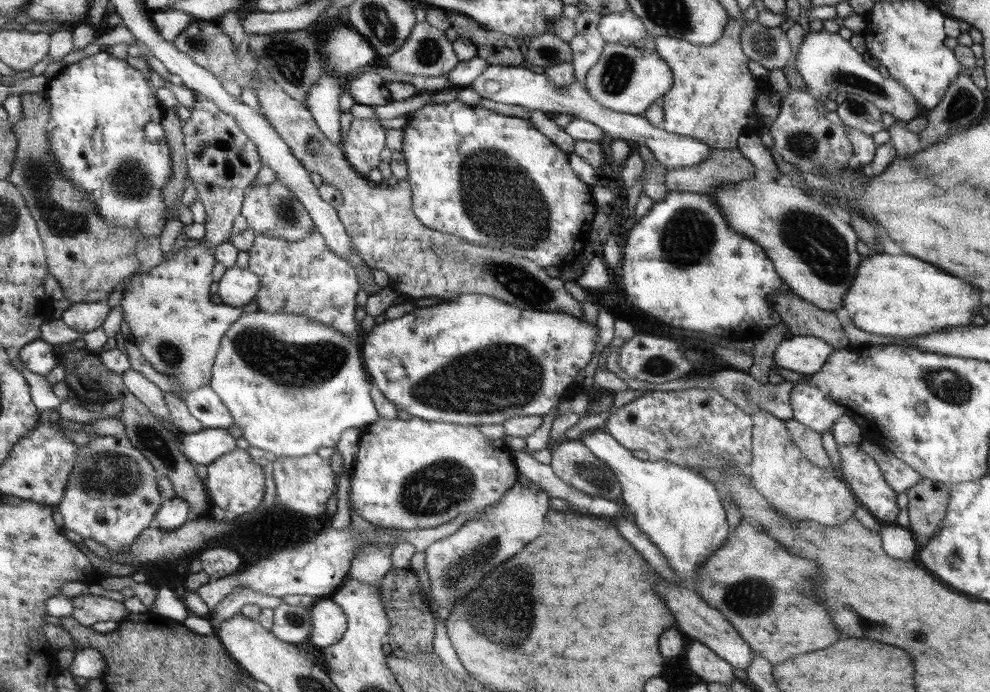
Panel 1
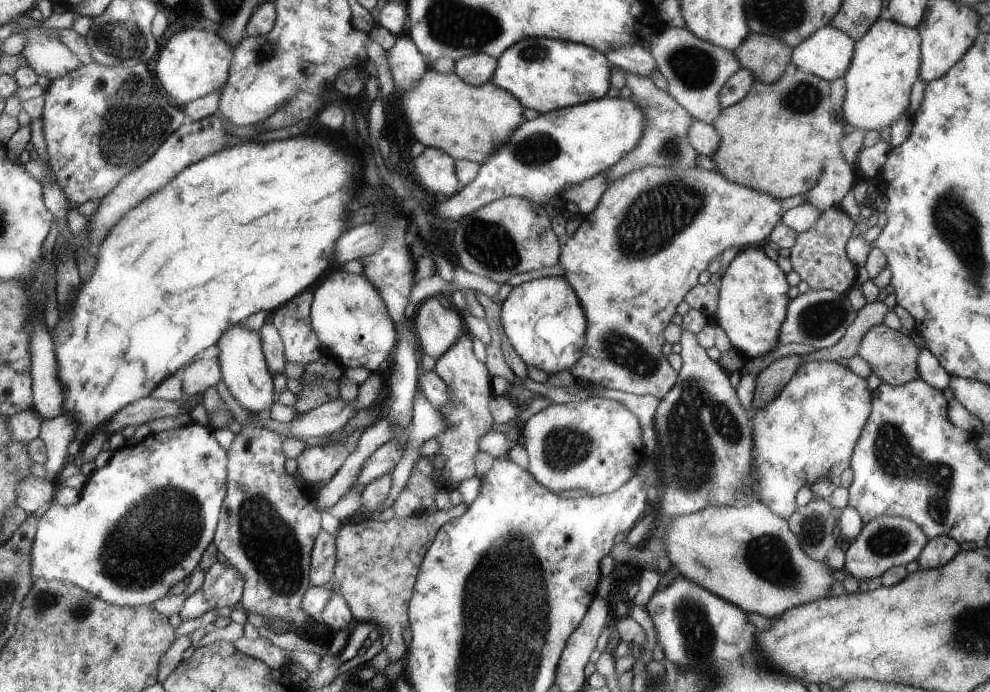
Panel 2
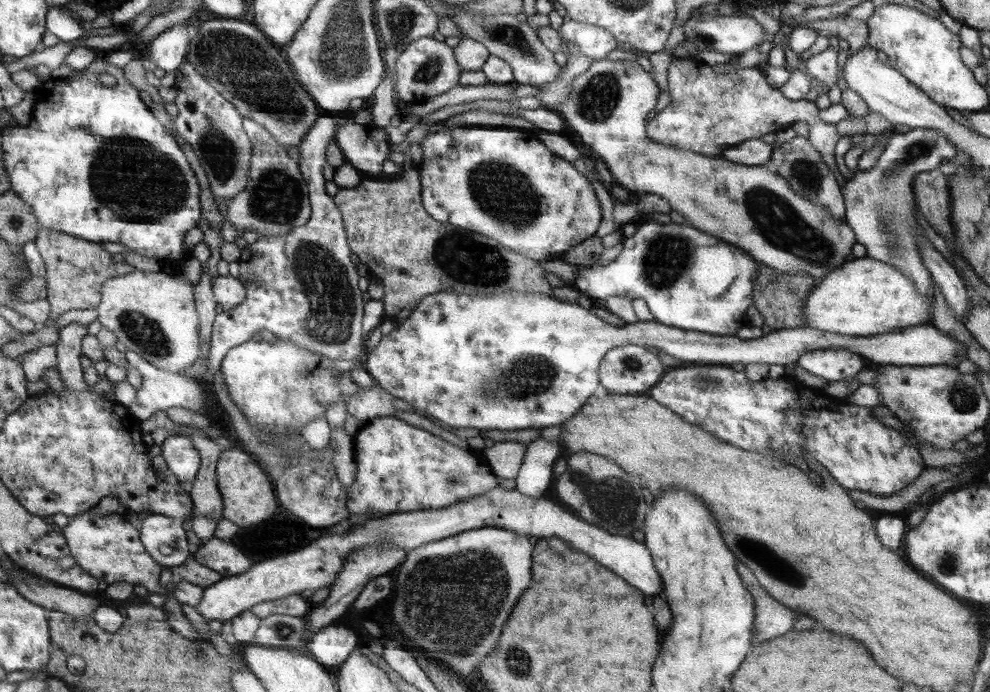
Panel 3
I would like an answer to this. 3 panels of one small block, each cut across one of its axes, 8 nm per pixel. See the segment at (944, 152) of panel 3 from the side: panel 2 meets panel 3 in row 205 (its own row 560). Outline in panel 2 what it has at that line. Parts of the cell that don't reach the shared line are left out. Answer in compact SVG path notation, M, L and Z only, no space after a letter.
M878 516L876 519L864 523L860 534L850 543L847 552L846 574L863 581L882 576L892 567L907 565L917 560L929 538L918 524L904 516Z

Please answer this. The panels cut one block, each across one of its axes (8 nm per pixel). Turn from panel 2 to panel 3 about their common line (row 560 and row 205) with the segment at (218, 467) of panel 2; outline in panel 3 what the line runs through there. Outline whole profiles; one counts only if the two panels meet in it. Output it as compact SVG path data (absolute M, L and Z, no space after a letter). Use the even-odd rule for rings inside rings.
M101 55L94 60L88 68L82 69L79 75L63 78L50 78L48 81L36 86L32 93L35 95L34 110L29 126L18 126L18 128L4 128L5 140L3 146L6 152L7 171L11 175L13 190L21 195L30 205L36 214L39 224L42 227L53 231L64 231L65 233L76 235L78 238L88 239L92 242L117 242L124 244L134 250L134 253L145 257L157 259L162 266L180 266L186 258L183 252L183 240L186 232L196 228L196 222L200 218L200 204L198 204L198 182L194 178L194 172L190 164L186 162L186 156L182 154L178 142L174 140L169 132L166 132L163 124L154 118L152 110L140 100L138 89L130 84L124 76L123 68L118 68L110 62L104 60ZM104 73L107 80L100 80L99 76Z

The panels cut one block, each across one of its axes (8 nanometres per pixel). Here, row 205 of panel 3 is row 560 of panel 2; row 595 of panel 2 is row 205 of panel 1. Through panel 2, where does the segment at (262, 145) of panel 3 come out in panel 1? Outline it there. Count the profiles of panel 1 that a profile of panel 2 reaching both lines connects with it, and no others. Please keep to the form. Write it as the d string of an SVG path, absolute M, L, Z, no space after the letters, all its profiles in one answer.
M280 181L271 184L256 185L246 192L242 204L241 215L247 224L257 234L269 235L274 238L287 239L288 242L298 242L312 233L311 215L303 202Z

